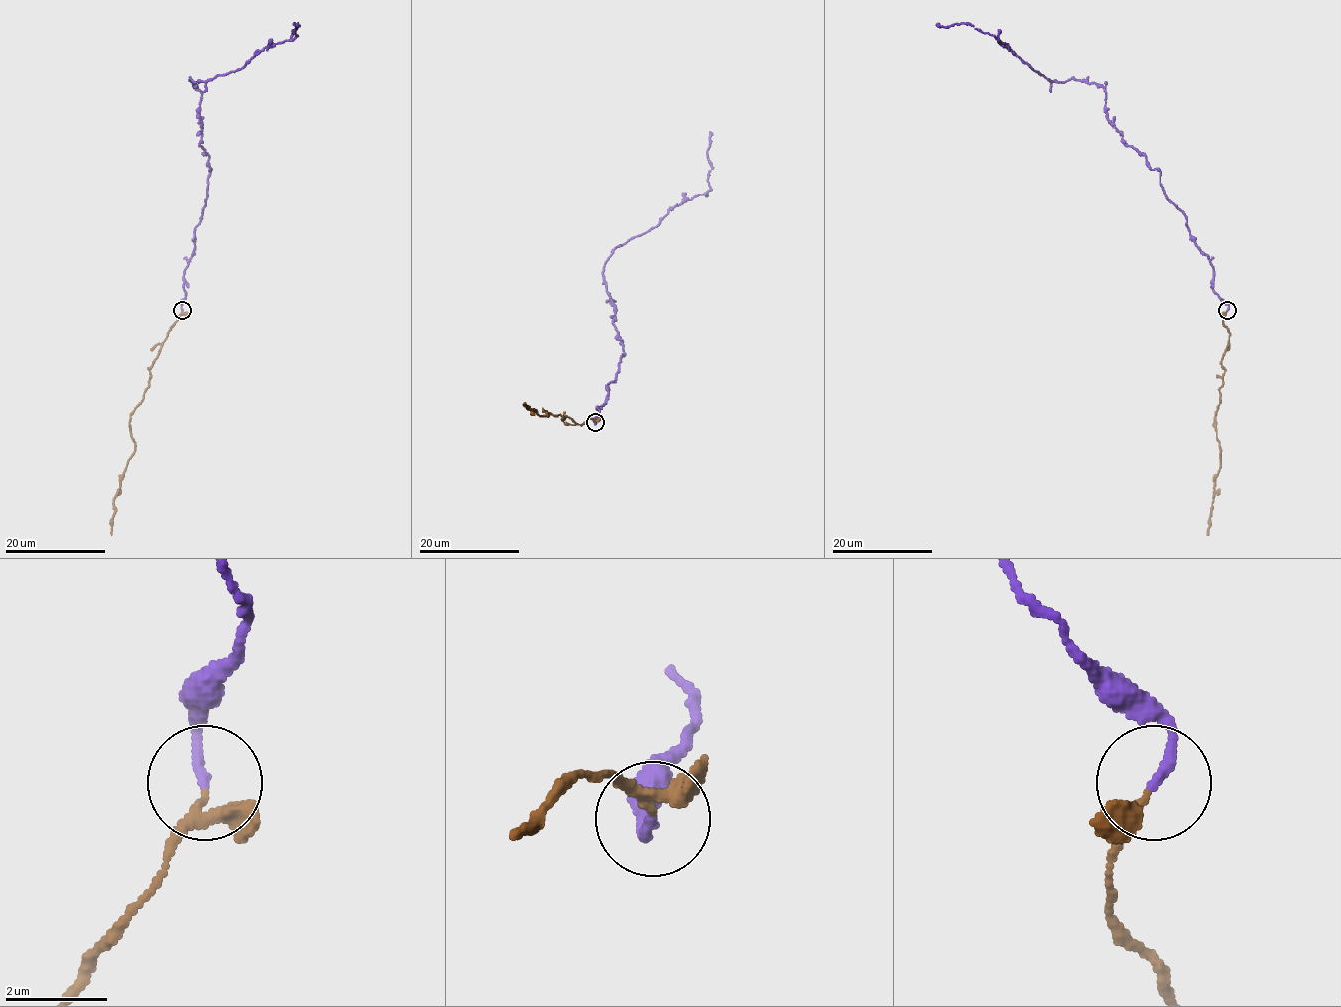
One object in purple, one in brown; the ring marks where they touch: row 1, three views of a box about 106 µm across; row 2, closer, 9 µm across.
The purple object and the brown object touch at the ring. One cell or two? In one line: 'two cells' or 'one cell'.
one cell

